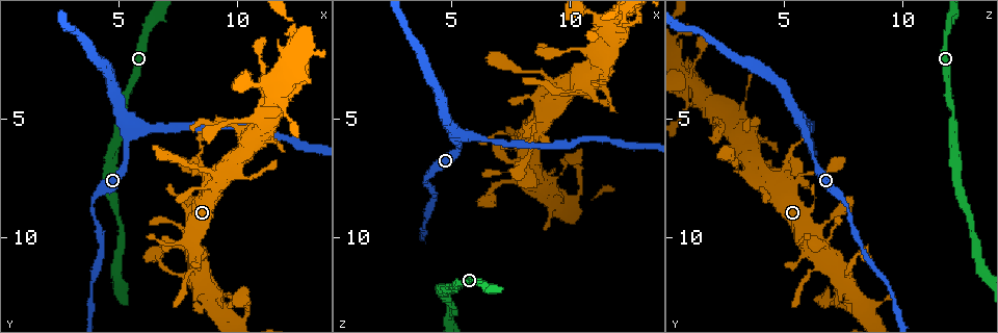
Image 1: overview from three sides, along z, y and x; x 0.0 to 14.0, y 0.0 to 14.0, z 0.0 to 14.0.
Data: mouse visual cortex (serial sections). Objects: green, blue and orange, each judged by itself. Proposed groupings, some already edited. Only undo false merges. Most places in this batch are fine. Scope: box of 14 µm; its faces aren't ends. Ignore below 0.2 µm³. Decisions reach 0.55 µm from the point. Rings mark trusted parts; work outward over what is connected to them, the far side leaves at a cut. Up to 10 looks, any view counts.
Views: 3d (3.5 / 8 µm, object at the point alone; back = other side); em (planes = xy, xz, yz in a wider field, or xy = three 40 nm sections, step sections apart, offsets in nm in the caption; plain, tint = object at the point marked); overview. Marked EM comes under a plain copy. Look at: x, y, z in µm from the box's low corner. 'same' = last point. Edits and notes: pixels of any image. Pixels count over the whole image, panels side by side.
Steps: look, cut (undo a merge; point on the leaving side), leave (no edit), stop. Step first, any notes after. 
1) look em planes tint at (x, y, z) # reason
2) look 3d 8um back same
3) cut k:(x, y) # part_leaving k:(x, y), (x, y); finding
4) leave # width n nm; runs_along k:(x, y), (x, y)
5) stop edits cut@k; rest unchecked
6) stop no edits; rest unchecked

look 3d 8um at (5.4, 5.8, 6.0) # side arm on a straight run

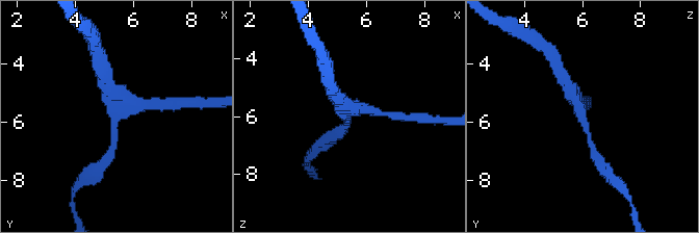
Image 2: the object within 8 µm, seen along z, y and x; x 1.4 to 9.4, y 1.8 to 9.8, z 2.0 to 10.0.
look em xy step 3 tint at (5.4, 5.7, 5.9) # now the EM

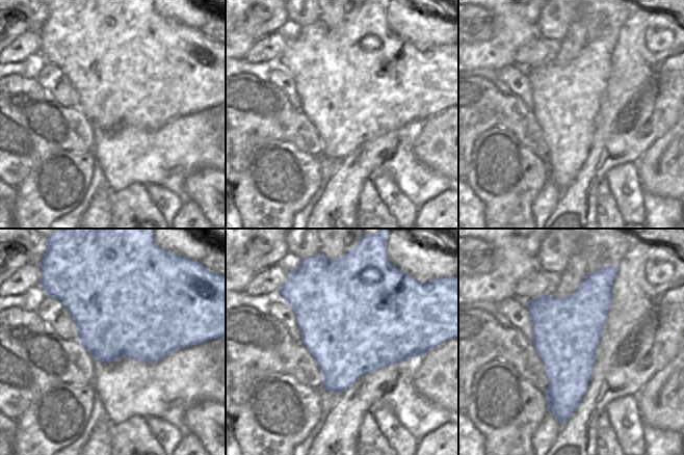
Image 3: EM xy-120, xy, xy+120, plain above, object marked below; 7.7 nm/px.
leave # all the same cell

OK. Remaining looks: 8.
look 3d 3.5um at (4.0, 8.3, 7.4) # thick turns thin

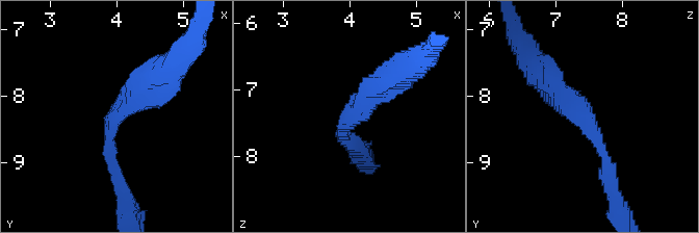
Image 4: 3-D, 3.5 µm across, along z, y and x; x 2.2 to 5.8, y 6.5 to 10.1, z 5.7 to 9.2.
look em planes tint at (4.00, 8.35, 7.40)

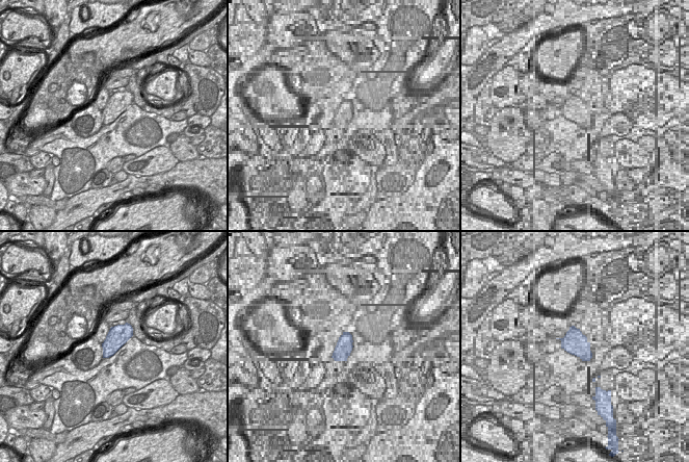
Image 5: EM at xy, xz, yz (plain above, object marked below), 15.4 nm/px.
leave # arm_widths 200, 400 nm; runs_along 4:(538, 70), (584, 114), (610, 176); one cell here

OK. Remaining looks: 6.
look 3d 8um at (8.1, 9.6, 6.2) # sharp bend

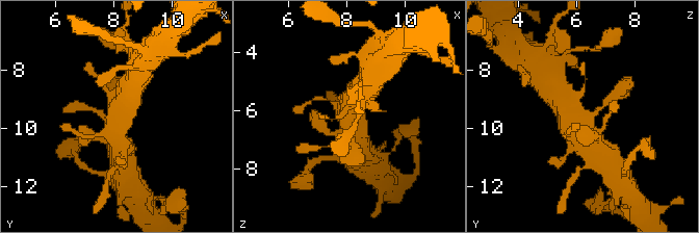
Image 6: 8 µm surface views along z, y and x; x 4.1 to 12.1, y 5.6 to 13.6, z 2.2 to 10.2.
look 3d 3.5um at (8.0, 9.7, 6.3)

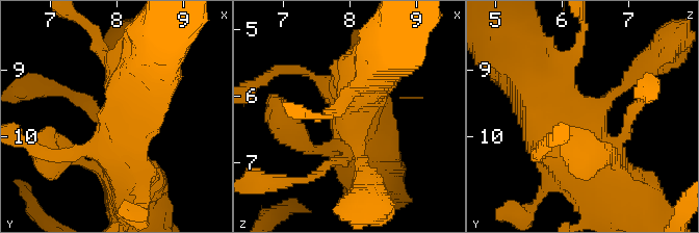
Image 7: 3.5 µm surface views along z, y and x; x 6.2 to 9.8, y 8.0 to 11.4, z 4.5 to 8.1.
look em xy step 2 tint at (8.05, 9.65, 6.25)

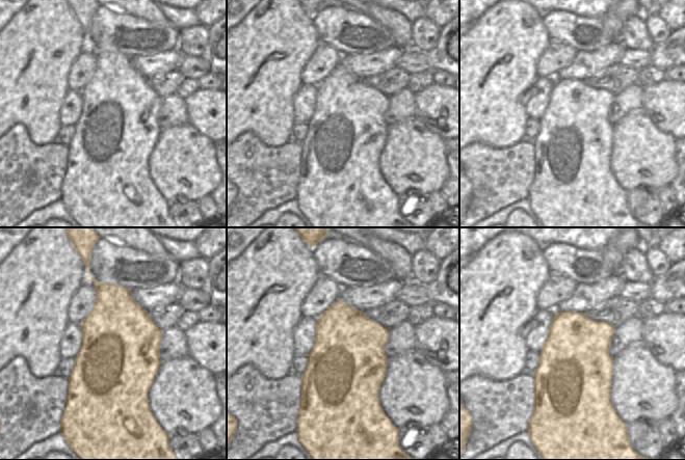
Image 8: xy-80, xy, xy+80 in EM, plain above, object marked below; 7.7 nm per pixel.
leave # runs_along 7:(542, 92), (552, 124), (619, 204); continuous, no second cell

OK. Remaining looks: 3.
look 3d 3.5um at (9.3, 7.5, 3.7)

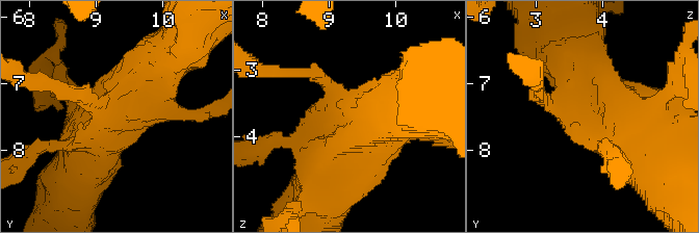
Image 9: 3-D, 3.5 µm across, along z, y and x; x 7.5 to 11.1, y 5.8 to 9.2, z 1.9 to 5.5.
look em xy step 5 tint at (9.30, 7.45, 3.70)

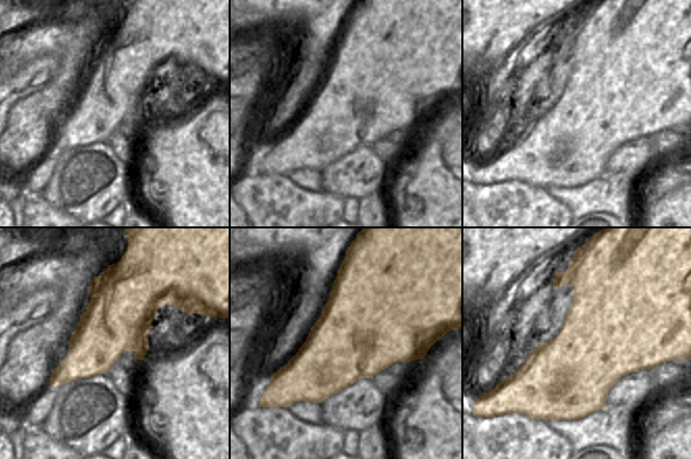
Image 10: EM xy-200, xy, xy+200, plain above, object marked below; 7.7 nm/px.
leave # runs_along 9:(89, 146), (170, 53); one cell here

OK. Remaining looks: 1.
stop no edits; rest unchecked

